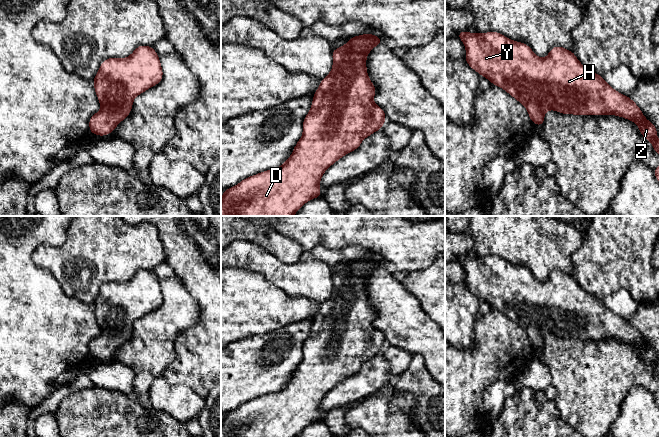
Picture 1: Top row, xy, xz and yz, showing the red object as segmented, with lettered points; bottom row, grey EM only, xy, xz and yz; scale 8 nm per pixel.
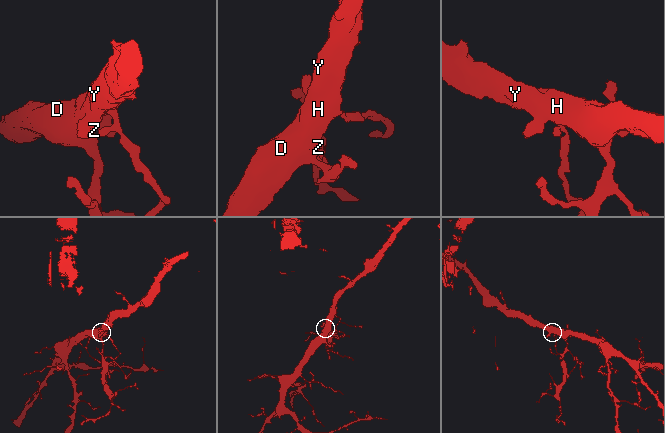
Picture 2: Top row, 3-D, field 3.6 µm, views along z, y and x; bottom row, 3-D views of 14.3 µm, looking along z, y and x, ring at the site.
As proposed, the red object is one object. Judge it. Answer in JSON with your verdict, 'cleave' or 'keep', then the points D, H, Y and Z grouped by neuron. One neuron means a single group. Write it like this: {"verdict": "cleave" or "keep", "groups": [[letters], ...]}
{"verdict": "keep", "groups": [["D", "H", "Y", "Z"]]}

